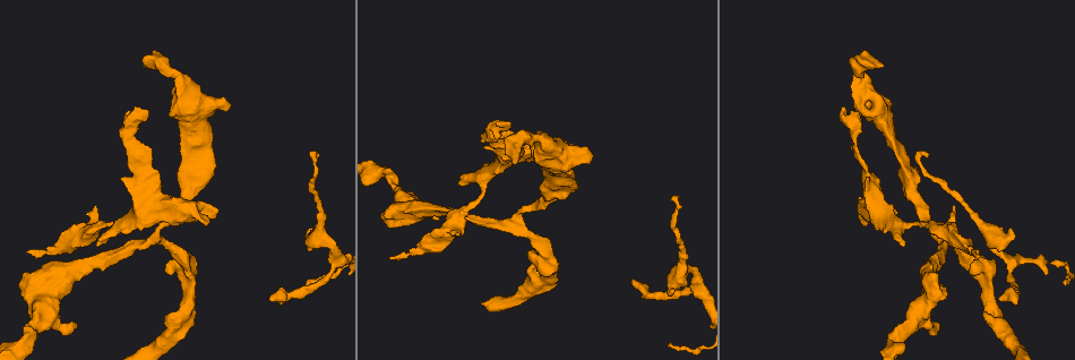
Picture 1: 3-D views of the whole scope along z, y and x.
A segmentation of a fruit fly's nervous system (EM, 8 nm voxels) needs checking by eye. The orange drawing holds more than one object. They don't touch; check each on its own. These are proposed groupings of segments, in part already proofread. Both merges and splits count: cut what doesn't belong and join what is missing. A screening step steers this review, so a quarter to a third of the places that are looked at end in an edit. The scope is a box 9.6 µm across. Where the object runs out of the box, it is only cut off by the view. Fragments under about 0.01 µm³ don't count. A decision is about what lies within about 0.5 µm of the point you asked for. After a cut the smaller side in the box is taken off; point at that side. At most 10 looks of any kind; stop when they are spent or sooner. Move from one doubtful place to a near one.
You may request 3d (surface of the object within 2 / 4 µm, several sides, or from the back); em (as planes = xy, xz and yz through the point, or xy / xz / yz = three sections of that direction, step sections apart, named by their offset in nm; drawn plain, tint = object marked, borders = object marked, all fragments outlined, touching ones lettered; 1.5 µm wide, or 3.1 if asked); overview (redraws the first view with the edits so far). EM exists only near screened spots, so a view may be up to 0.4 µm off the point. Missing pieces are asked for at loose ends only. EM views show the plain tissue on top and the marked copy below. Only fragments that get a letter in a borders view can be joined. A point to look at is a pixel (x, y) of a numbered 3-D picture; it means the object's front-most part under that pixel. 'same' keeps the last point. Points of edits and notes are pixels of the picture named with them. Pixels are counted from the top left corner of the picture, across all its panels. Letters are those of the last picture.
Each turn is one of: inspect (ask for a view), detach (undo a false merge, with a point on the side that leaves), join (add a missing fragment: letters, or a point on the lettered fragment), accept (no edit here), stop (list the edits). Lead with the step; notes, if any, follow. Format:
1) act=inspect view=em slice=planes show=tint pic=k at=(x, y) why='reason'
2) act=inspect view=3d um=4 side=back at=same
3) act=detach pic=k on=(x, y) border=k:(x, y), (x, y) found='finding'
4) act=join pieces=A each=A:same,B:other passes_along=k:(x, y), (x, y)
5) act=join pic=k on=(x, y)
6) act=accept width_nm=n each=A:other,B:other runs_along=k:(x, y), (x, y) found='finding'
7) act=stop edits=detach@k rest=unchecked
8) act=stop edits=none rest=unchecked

act=inspect view=3d um=2 pic=1 at=(853, 133) why='abrupt turn'

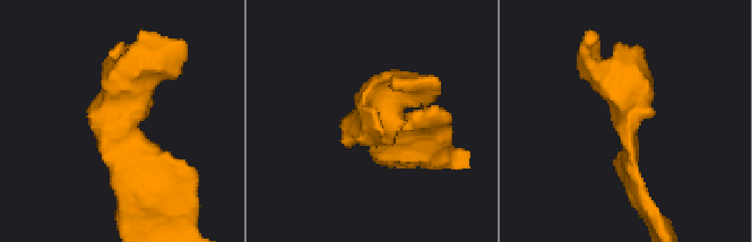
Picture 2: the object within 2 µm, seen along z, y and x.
act=inspect view=em slice=yz step=8 show=tint pic=2 at=(384, 124)

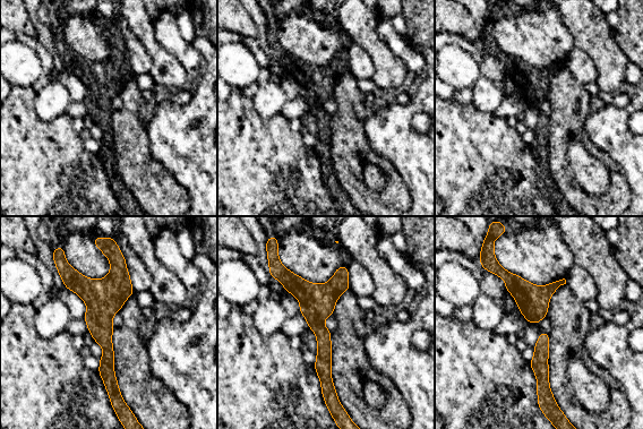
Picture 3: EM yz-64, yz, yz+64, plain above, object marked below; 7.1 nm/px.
act=inspect view=em slice=yz step=8 show=borders at=same

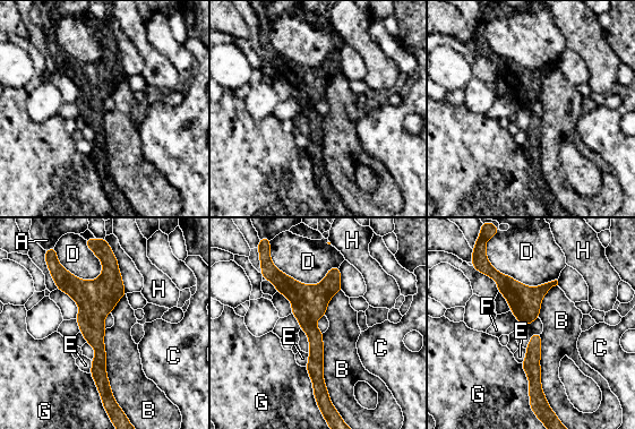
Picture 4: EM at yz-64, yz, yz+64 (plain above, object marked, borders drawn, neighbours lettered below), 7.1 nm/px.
act=accept each=A:other,B:other,C:other,D:other,E:other,F:other,G:other,H:other border=4:(105, 328), (105, 375), (117, 403) found='continuous, no second neuron'

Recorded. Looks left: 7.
act=inspect view=3d um=4 pic=1 at=(517, 218) why='sudden change in width'

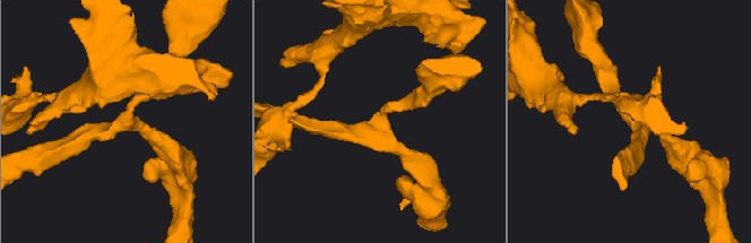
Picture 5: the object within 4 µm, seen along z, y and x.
act=inspect view=em slice=yz step=8 show=borders pic=5 at=(377, 120) arms=3 arm_widths_nm=170,200,220

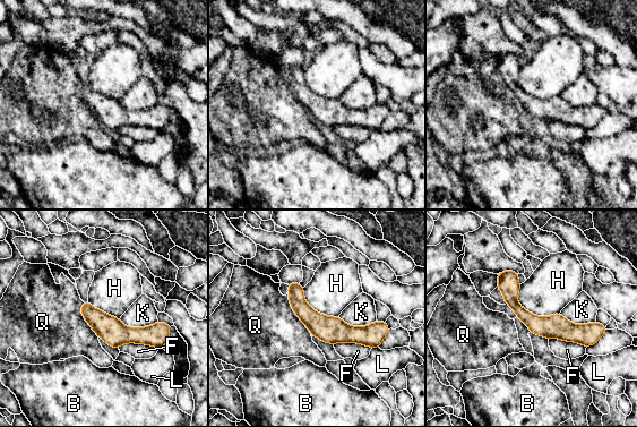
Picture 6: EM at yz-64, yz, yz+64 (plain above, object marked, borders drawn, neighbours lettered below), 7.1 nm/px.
act=accept width_nm=140 each=B:other,F:other,H:other,K:other,L:other,Q:other runs_along=6:(500, 276), (536, 325), (599, 334) found='all the same neuron'

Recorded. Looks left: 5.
act=inspect view=em slice=yz step=4 show=tint pic=1 at=(77, 325) why='an open end'

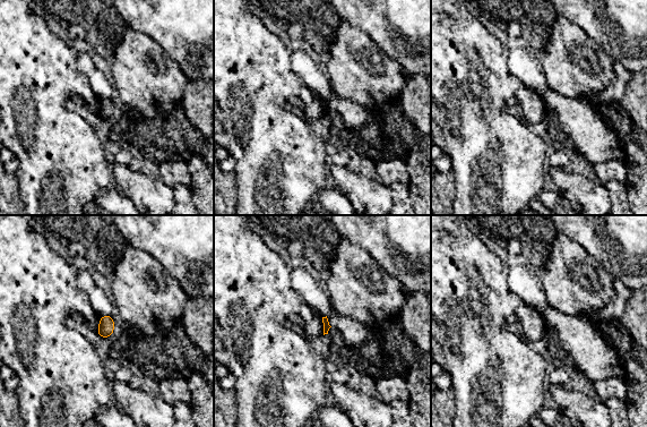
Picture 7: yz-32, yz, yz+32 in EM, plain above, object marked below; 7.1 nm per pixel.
act=inspect view=em slice=planes show=borders at=same

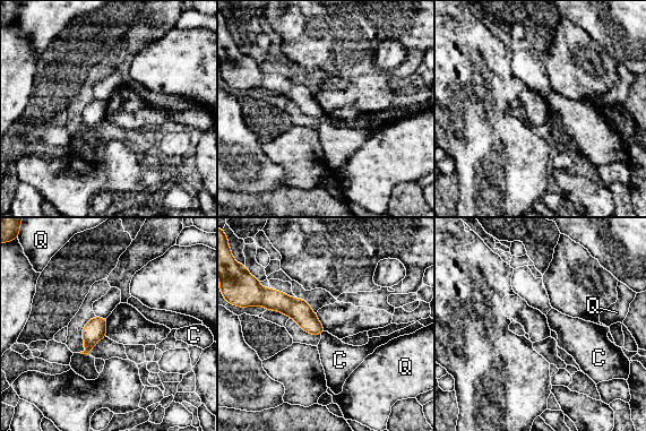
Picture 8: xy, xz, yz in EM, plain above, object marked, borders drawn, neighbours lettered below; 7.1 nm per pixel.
act=accept width_nm=140 each=C:other,Q:other border=8:(325, 332), (320, 334) found='no lettered fragment goes on from it'

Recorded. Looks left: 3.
act=inspect view=em slice=planes show=borders pic=1 at=(979, 252) why='an open end'

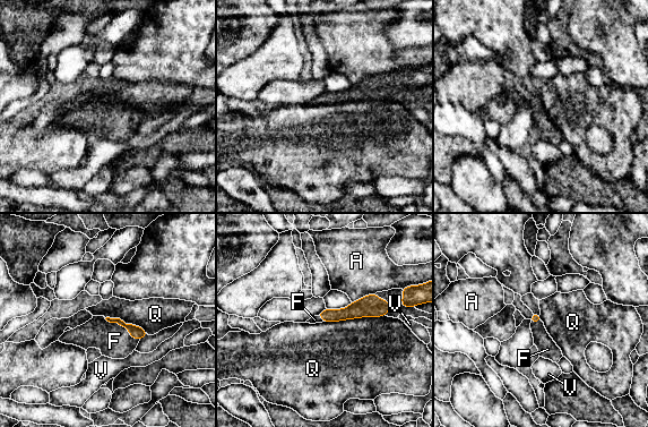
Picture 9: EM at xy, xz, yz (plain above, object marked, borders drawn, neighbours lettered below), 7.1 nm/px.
act=join pieces=F each=A:other,F:same,Q:other,V:other passes_along=9:(136, 332), (123, 326), (114, 341) found='the neuron continues'

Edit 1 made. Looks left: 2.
act=stop edits=join@9 rest=unchecked

